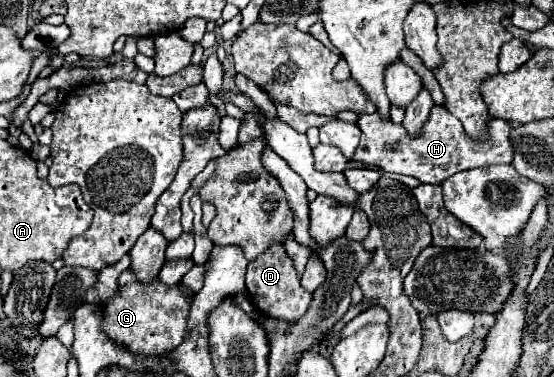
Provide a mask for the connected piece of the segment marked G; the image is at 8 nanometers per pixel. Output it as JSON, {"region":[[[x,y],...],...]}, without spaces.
{"region":[[[126,270],[118,276],[116,294],[100,304],[100,310],[102,310],[100,328],[104,330],[104,334],[110,340],[114,340],[122,348],[128,348],[136,356],[166,356],[174,348],[178,348],[186,336],[186,318],[188,318],[188,310],[190,310],[192,300],[194,300],[194,294],[190,294],[182,284],[166,286],[156,278],[150,286],[142,286],[142,282],[138,282],[134,278],[134,272]]]}

